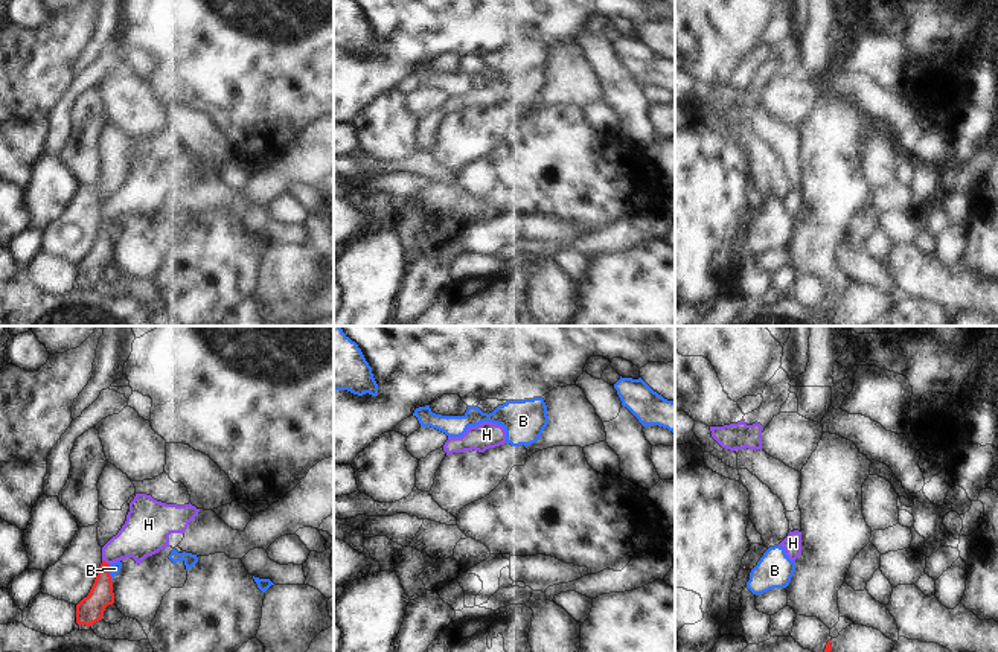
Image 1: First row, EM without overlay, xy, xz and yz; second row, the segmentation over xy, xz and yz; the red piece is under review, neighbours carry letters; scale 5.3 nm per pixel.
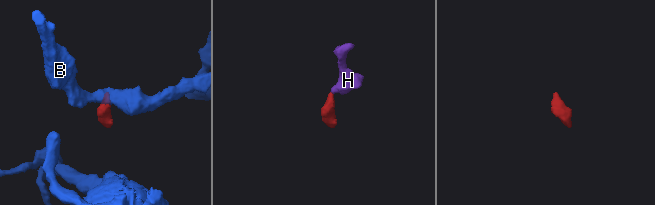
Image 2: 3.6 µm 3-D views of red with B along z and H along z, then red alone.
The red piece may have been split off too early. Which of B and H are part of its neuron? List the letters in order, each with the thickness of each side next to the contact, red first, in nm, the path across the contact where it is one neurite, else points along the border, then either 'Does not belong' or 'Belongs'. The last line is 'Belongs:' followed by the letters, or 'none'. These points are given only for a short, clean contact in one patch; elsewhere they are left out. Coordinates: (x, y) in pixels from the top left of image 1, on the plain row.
B: Thickness 140 nm (red) against 60 nm. Boundary: xy (108, 223), (111, 239). Does not belong
H: Thickness 130 nm (red) against 240 nm. Path across: xy (101, 253), (104, 220), (116, 207), (142, 194). Belongs
Belongs: H.

